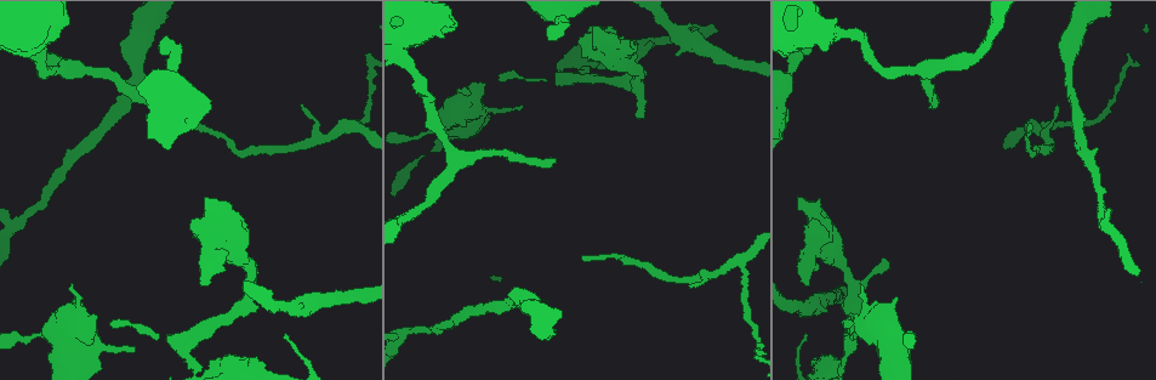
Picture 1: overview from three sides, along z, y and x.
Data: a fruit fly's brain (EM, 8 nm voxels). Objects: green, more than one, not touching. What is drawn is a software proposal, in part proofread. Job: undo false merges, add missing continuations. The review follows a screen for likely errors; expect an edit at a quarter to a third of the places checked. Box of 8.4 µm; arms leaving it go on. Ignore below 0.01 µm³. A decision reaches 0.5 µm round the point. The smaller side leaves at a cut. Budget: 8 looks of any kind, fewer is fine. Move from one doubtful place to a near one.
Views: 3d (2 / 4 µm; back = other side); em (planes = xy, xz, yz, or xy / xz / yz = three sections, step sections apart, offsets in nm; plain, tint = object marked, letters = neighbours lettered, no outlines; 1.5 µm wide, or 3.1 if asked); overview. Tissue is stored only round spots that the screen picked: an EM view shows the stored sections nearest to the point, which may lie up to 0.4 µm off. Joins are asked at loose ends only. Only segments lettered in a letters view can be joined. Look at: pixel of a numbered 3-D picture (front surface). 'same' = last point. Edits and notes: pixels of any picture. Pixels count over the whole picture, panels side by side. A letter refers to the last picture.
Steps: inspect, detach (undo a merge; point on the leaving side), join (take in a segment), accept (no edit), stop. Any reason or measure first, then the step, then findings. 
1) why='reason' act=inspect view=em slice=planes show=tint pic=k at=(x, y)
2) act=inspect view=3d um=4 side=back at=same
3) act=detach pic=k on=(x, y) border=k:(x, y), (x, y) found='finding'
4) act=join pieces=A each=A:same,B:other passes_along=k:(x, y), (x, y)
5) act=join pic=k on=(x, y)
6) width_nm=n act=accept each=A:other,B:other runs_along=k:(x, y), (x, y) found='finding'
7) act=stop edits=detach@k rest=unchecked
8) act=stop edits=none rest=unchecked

act=inspect view=em um=3.1 slice=xy step=8 show=tint pic=1 at=(78, 313)

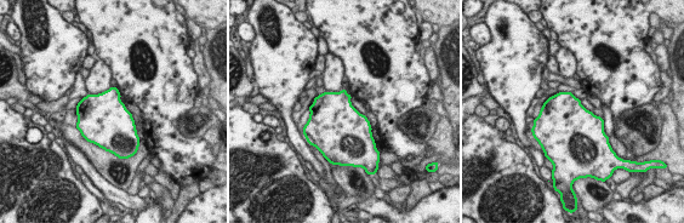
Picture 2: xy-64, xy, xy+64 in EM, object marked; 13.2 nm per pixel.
act=inspect view=em um=3.1 slice=planes show=letters at=same

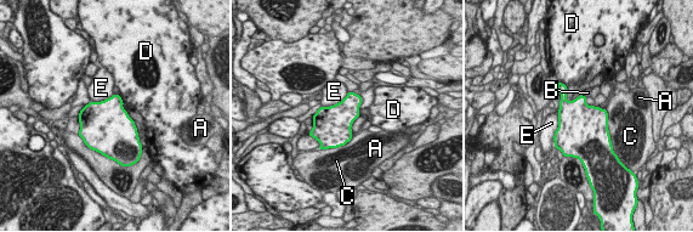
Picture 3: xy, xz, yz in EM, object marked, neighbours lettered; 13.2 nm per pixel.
width_nm=400 act=accept each=A:other,B:other,C:other,D:other,E:other border=3:(581, 94), (586, 103), (592, 106) found='one neuron here'

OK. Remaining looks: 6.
why='thick end' act=inspect view=em slice=xz step=8 show=tint pic=1 at=(809, 285)

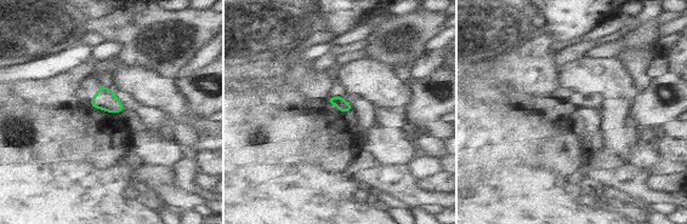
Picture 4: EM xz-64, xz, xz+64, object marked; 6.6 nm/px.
why='cut it another way' act=inspect view=em slice=planes show=letters at=same

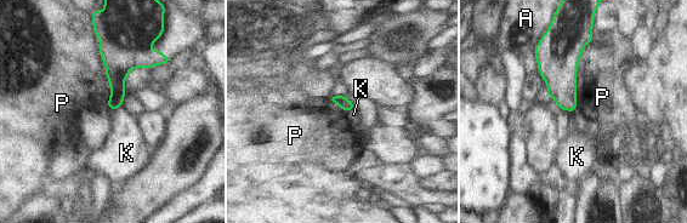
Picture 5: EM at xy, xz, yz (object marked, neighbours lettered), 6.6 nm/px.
longest_contact=P:480nm act=accept each=A:other,K:other,P:other found='none of them fits'

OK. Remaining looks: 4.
why='an open end' act=inspect view=em slice=yz step=8 show=letters pic=1 at=(164, 41)

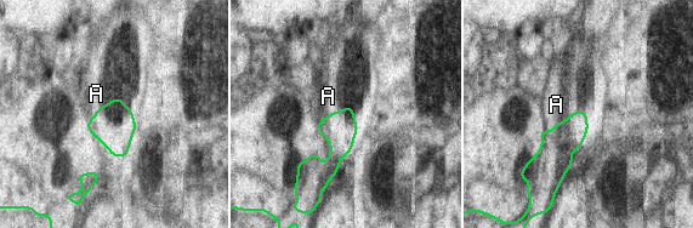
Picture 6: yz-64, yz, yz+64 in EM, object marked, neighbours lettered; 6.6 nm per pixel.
why='another direction' act=inspect view=em slice=planes show=letters at=same

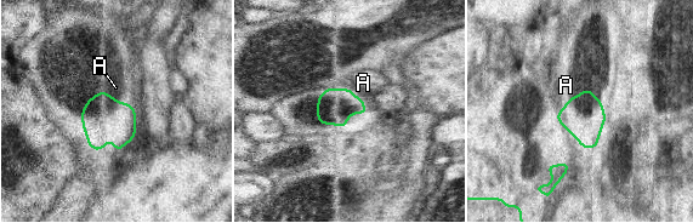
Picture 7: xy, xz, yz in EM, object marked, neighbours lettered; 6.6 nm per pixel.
longest_contact=A:180nm act=join pieces=A each=A:same passes_along=7:(104, 119), (114, 98), (115, 87) found='the neuron continues'

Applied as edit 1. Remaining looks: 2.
act=stop edits=join@7 rest=unchecked

